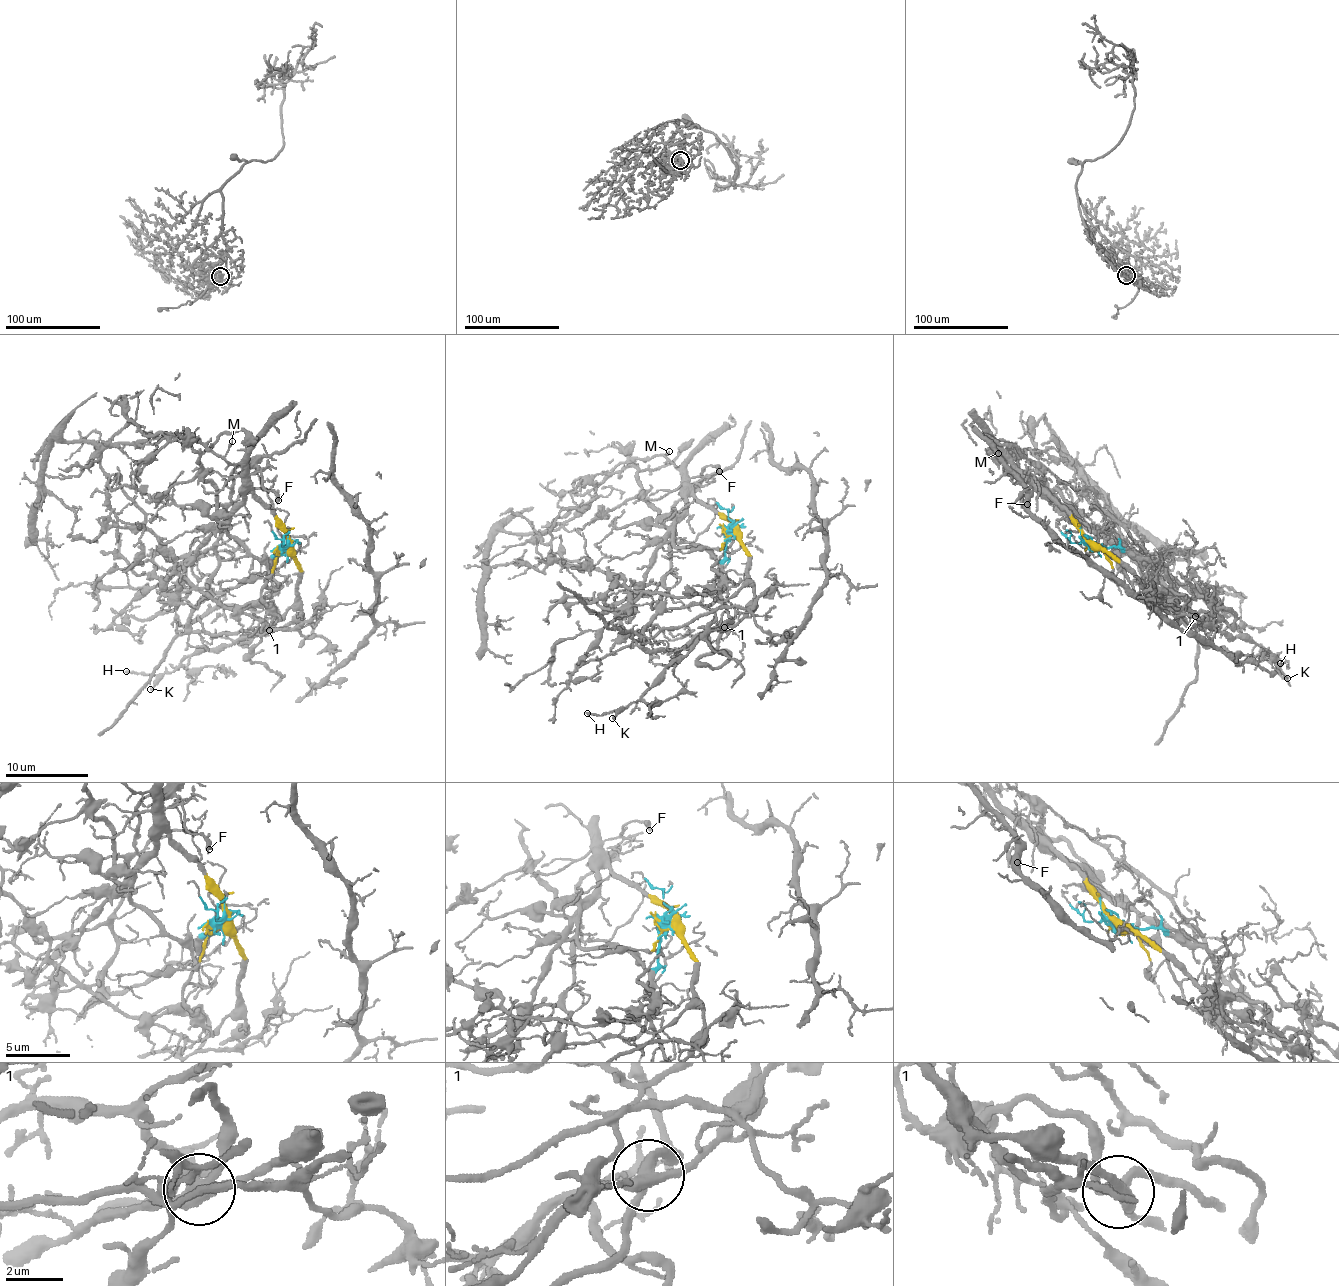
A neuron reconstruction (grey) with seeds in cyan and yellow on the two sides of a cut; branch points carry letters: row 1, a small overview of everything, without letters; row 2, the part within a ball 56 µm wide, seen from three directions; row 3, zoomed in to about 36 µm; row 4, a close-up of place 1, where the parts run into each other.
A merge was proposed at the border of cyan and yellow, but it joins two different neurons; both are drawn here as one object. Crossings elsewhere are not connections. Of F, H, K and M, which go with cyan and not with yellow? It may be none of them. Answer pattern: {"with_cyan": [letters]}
{"with_cyan": []}

